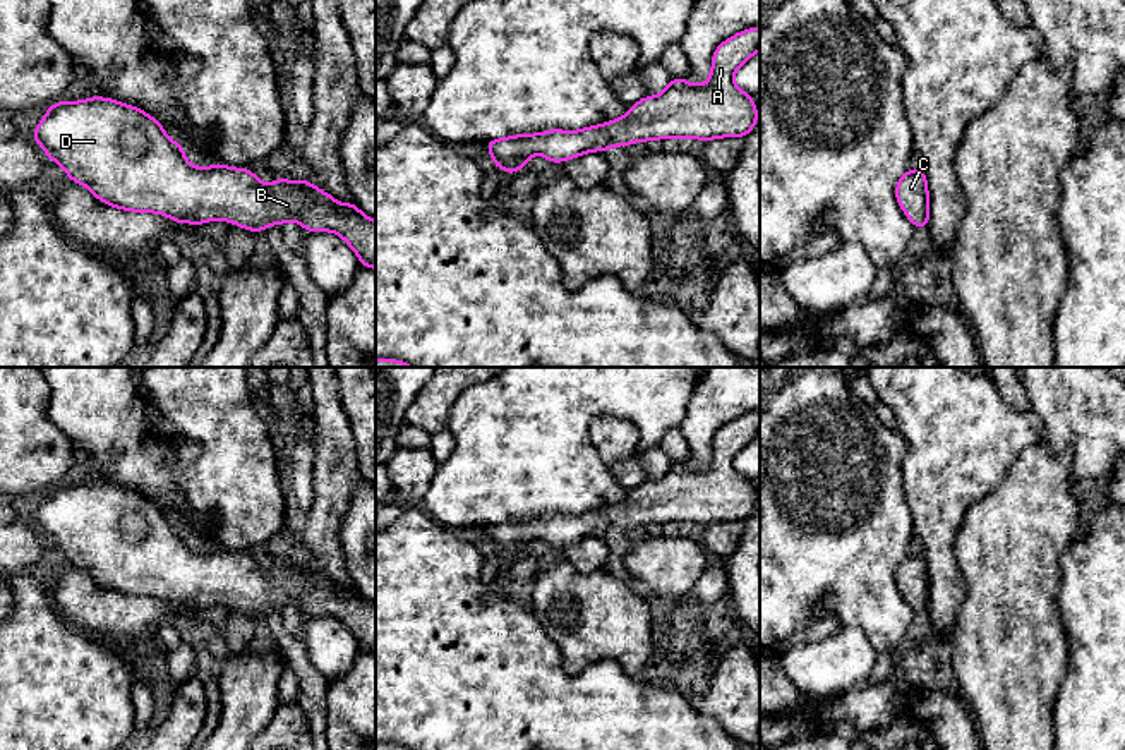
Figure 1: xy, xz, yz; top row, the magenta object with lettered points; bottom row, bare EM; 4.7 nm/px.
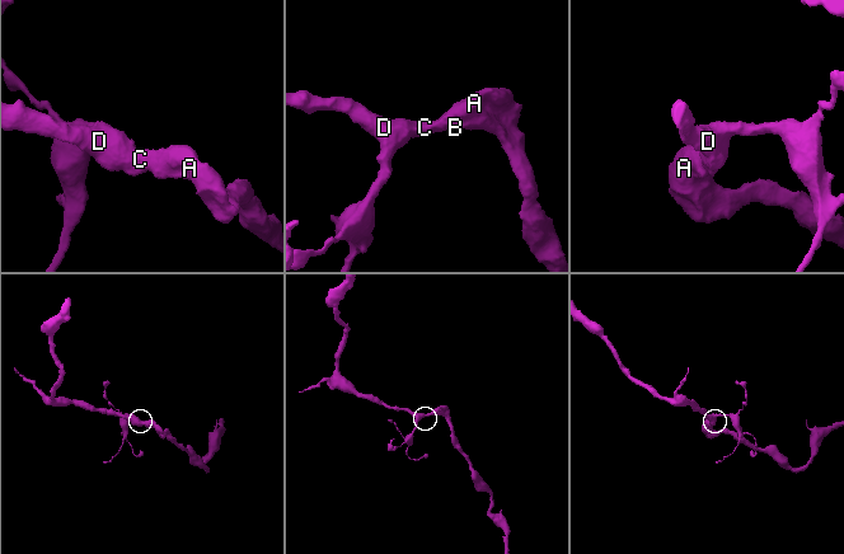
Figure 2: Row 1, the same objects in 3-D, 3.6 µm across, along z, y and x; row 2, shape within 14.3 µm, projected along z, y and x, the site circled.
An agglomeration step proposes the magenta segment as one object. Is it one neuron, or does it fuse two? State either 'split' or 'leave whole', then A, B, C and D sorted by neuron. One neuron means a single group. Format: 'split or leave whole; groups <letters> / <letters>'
leave whole; groups A B C D

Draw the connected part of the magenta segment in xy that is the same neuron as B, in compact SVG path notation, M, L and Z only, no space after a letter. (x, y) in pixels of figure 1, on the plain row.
M110 482L57 486L46 493L34 513L34 523L69 563L87 572L94 582L117 594L158 597L177 608L202 609L213 604L235 608L261 618L269 609L288 604L314 616L338 618L357 638L364 652L376 654L376 606L355 587L341 589L309 565L274 563L264 570L250 553L214 547L199 553L185 544L183 530L170 523L163 510L144 494Z

